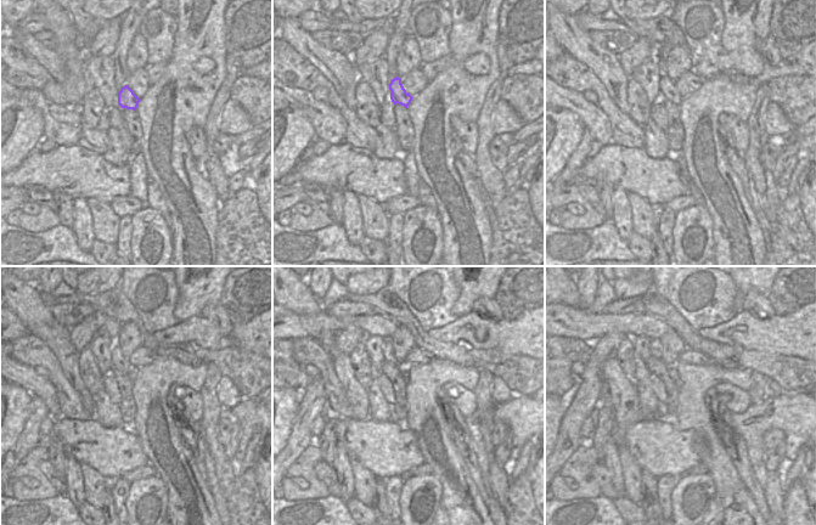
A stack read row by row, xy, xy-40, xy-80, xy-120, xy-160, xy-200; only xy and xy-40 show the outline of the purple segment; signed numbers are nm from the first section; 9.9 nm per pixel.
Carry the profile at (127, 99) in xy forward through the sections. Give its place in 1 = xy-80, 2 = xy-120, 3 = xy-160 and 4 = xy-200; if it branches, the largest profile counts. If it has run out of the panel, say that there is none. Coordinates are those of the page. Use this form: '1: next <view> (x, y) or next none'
1: next xy-80 (668, 91)
2: next xy-120 (118, 361)
3: next xy-160 (387, 346)
4: next xy-200 (654, 346)

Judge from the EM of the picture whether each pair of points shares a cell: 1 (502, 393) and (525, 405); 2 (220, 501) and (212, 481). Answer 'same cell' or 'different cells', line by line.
1: different cells
2: same cell

